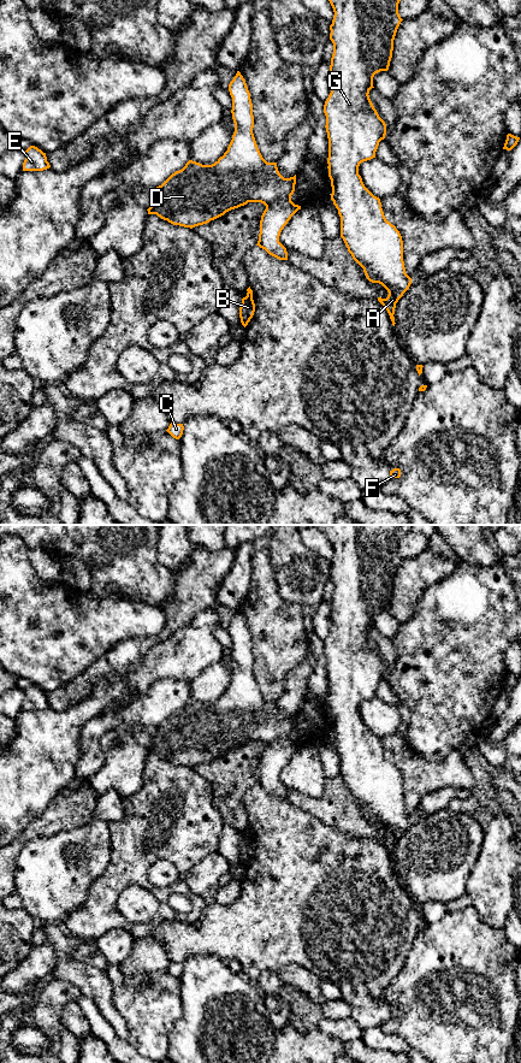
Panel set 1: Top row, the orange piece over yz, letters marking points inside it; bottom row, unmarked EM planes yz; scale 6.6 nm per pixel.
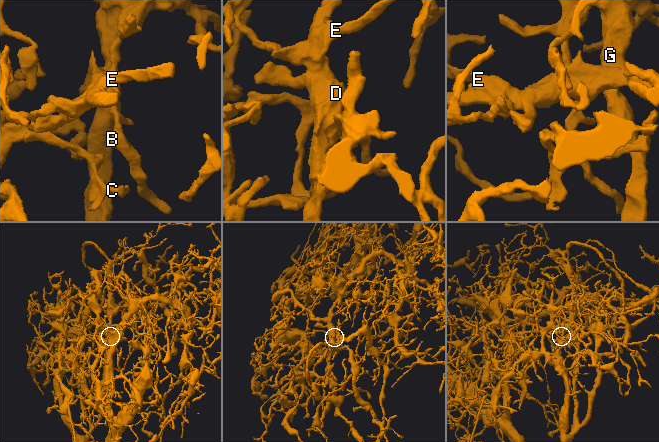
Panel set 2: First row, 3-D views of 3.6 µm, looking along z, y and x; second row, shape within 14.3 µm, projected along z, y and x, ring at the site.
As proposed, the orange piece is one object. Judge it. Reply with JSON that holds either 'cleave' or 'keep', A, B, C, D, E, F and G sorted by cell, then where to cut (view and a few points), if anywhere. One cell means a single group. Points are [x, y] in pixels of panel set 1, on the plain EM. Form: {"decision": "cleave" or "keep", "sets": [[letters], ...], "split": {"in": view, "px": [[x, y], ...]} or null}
{"decision": "keep", "sets": [["A", "B", "C", "D", "E", "F", "G"]], "split": null}

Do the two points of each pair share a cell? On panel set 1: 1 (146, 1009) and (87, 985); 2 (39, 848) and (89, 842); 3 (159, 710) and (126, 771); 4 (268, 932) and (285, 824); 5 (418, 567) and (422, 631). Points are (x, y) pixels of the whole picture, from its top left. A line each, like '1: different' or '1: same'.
1: different
2: same
3: different
4: same
5: different

